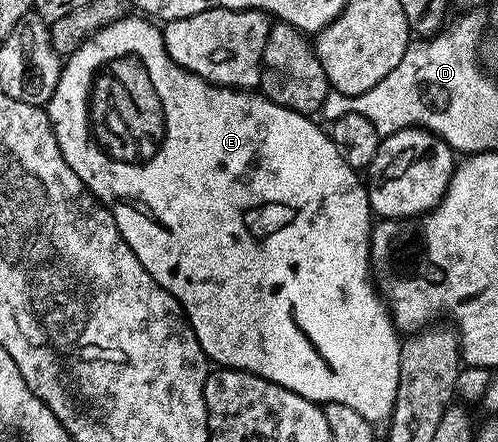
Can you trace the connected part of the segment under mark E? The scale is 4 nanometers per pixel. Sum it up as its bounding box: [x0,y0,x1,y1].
[46,16,401,424]

